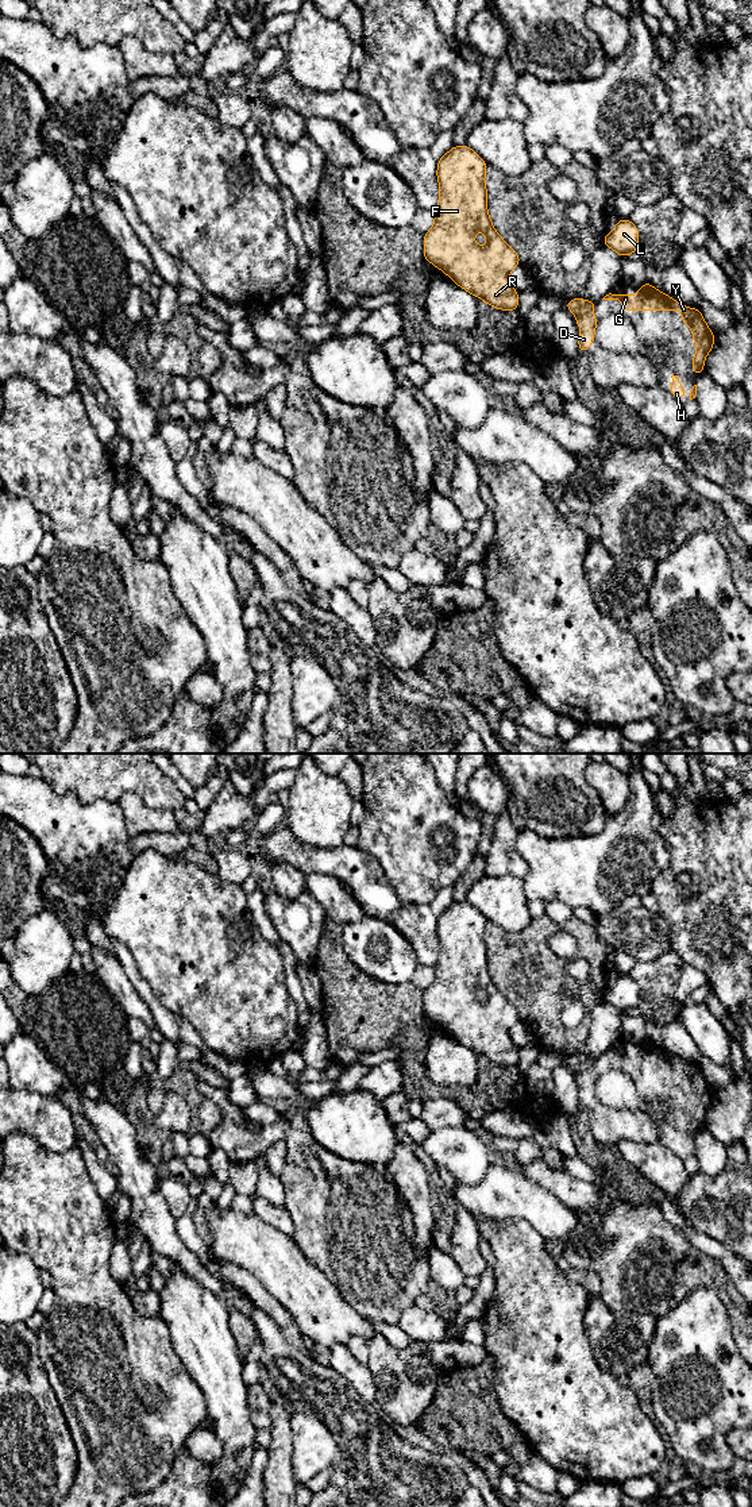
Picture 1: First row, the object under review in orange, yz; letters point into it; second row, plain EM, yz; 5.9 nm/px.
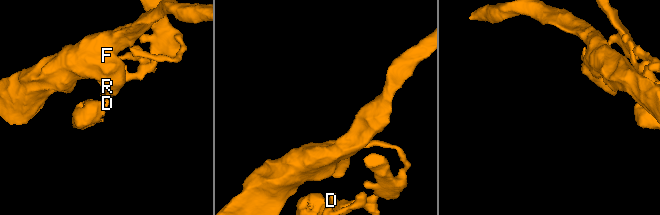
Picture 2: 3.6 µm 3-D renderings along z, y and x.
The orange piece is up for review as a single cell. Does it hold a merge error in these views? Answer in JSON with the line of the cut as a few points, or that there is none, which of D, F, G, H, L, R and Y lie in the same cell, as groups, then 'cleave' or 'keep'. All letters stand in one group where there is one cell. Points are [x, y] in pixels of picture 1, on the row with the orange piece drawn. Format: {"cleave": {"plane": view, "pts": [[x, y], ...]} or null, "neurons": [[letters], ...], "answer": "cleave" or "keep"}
{"cleave": {"plane": "yz", "pts": [[637, 288], [643, 292], [655, 291]]}, "neurons": [["D", "F", "G", "H", "R", "Y"], ["L"]], "answer": "cleave"}

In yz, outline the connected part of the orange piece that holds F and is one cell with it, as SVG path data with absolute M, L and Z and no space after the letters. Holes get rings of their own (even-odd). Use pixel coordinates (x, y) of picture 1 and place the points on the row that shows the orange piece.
M467 144L454 146L437 163L440 197L435 208L435 224L424 234L424 259L444 271L455 284L490 307L502 311L518 309L518 292L509 274L521 263L517 253L494 230L487 213L485 173L487 163ZM482 231L487 244L479 247L474 234Z

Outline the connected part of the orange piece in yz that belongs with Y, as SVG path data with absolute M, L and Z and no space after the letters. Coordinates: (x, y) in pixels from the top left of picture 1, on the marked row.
M637 288L639 297L632 294L606 294L602 300L620 300L624 311L680 311L682 324L693 328L693 342L698 346L698 351L693 355L693 374L699 375L705 371L703 359L709 355L714 346L714 334L707 327L698 307L691 311L687 304L676 302L674 297L668 297L660 290L643 293Z

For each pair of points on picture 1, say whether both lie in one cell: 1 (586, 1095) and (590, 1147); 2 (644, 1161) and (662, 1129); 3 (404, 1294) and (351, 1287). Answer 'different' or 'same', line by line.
1: different
2: different
3: same

